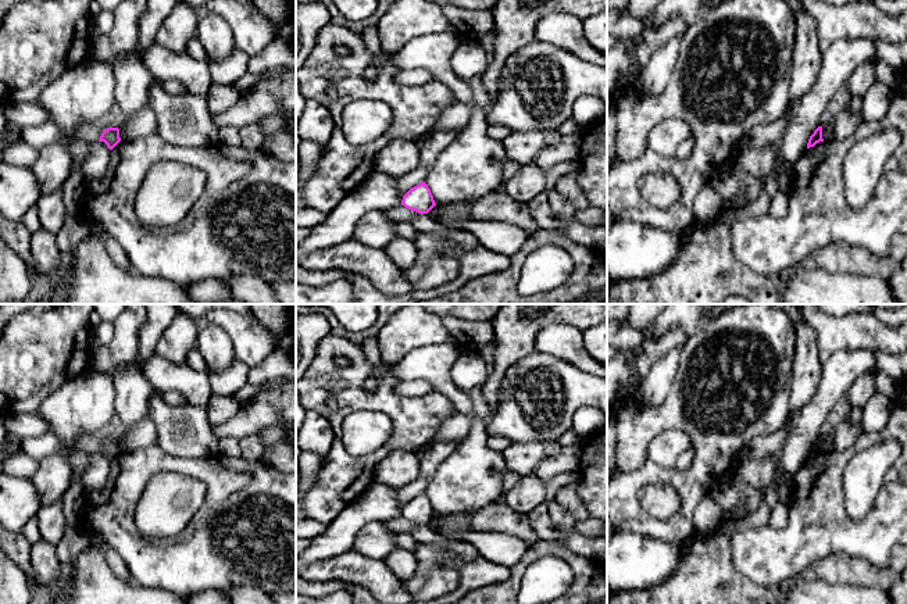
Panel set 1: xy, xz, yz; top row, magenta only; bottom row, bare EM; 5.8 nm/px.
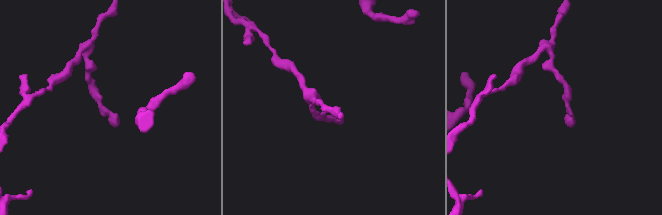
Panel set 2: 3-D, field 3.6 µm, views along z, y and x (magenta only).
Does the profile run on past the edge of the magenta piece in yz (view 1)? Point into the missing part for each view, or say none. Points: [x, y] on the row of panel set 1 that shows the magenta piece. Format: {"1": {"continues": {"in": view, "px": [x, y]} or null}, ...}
{"1": {"continues": null}}

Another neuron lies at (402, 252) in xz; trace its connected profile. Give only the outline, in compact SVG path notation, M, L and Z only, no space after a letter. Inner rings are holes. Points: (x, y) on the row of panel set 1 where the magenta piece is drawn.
M404 237L393 239L385 251L389 258L401 269L410 269L418 258L414 242Z

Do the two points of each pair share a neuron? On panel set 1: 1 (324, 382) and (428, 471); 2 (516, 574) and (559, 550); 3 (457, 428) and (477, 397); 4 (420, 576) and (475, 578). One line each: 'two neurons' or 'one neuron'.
1: two neurons
2: one neuron
3: one neuron
4: one neuron

